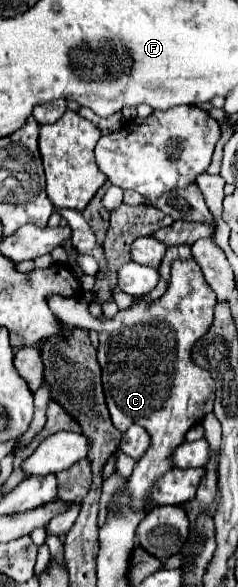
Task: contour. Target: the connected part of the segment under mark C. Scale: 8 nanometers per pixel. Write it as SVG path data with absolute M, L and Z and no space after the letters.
M192 257L172 263L170 283L160 299L152 303L144 297L134 299L132 307L118 311L112 319L92 317L84 297L50 295L48 299L50 311L54 311L64 325L98 333L98 363L102 367L102 383L114 427L126 431L132 423L138 423L150 435L150 447L136 461L128 479L134 509L144 511L144 499L152 485L172 469L170 455L174 447L184 441L192 425L198 425L212 411L214 381L210 371L192 361L192 347L210 329L214 305L216 295Z

